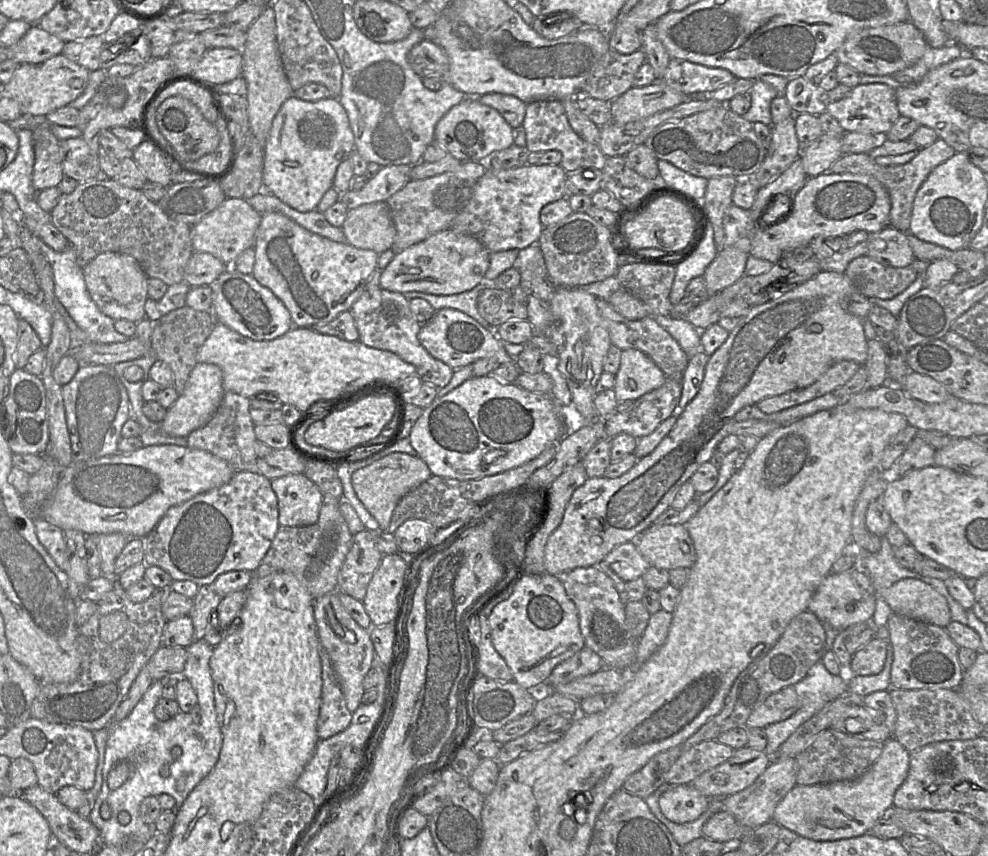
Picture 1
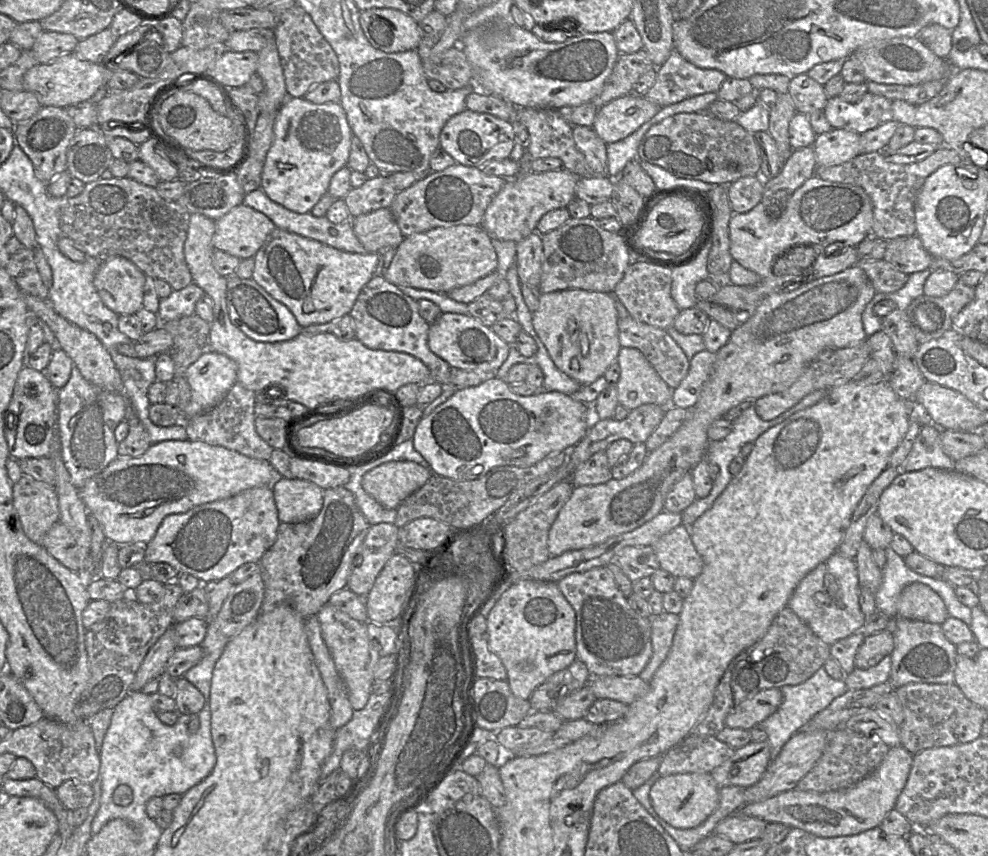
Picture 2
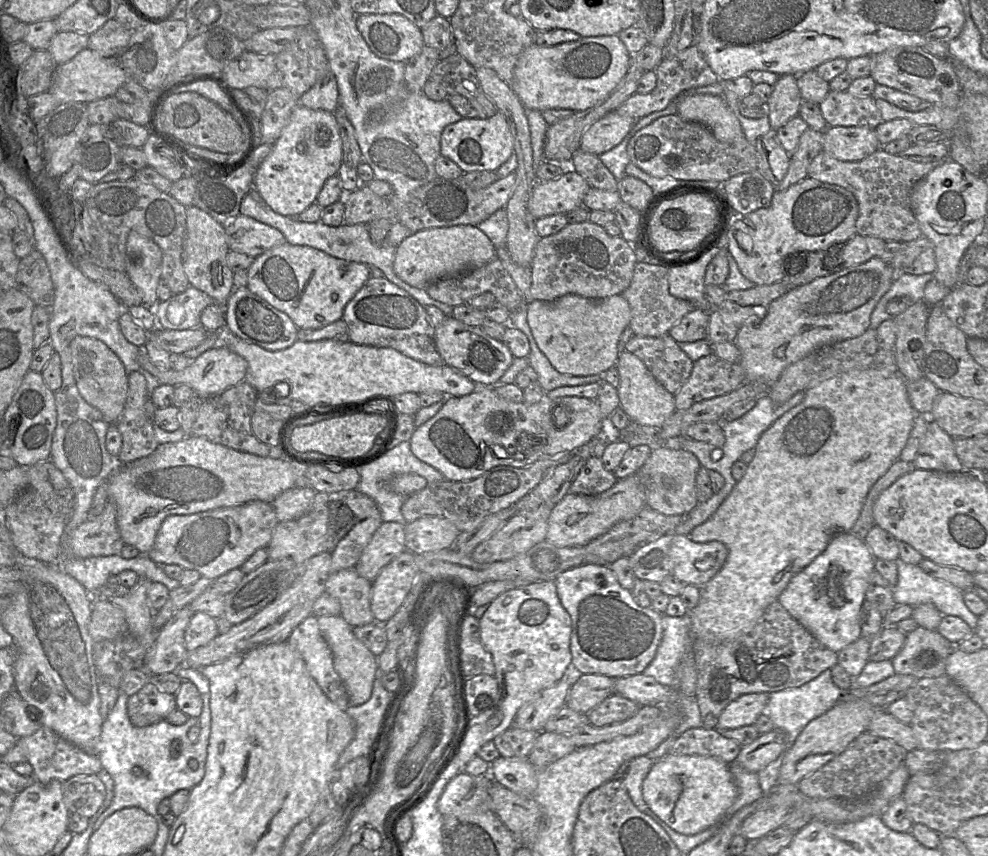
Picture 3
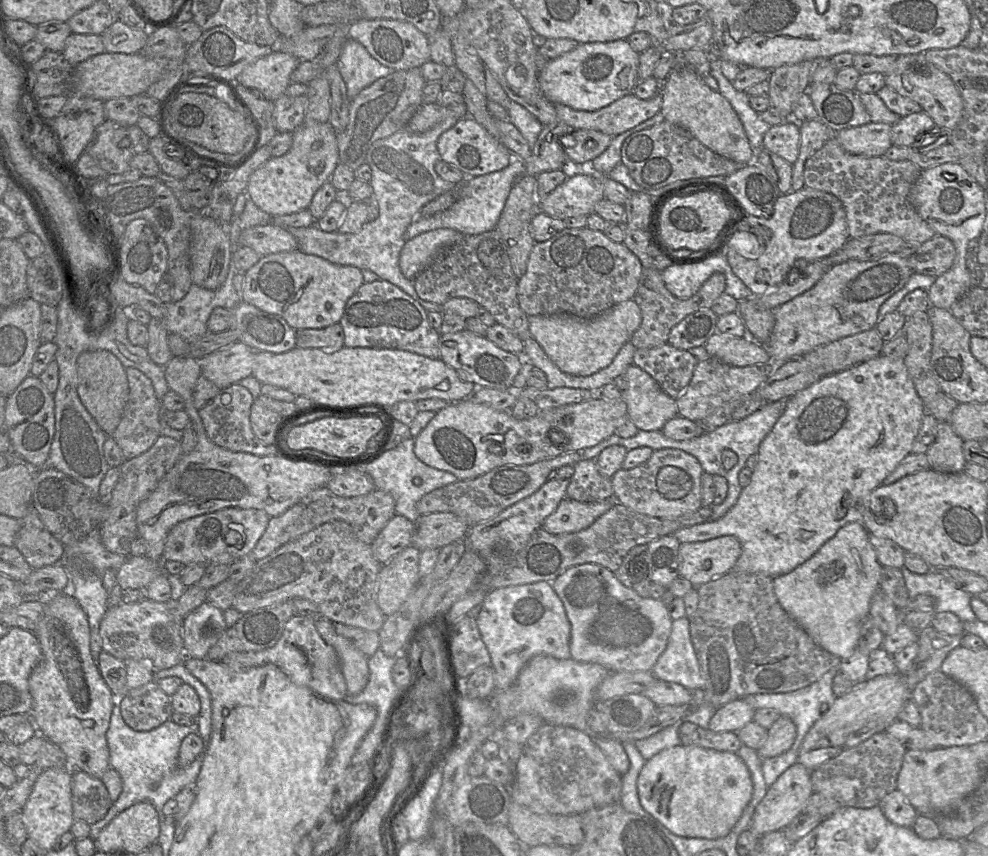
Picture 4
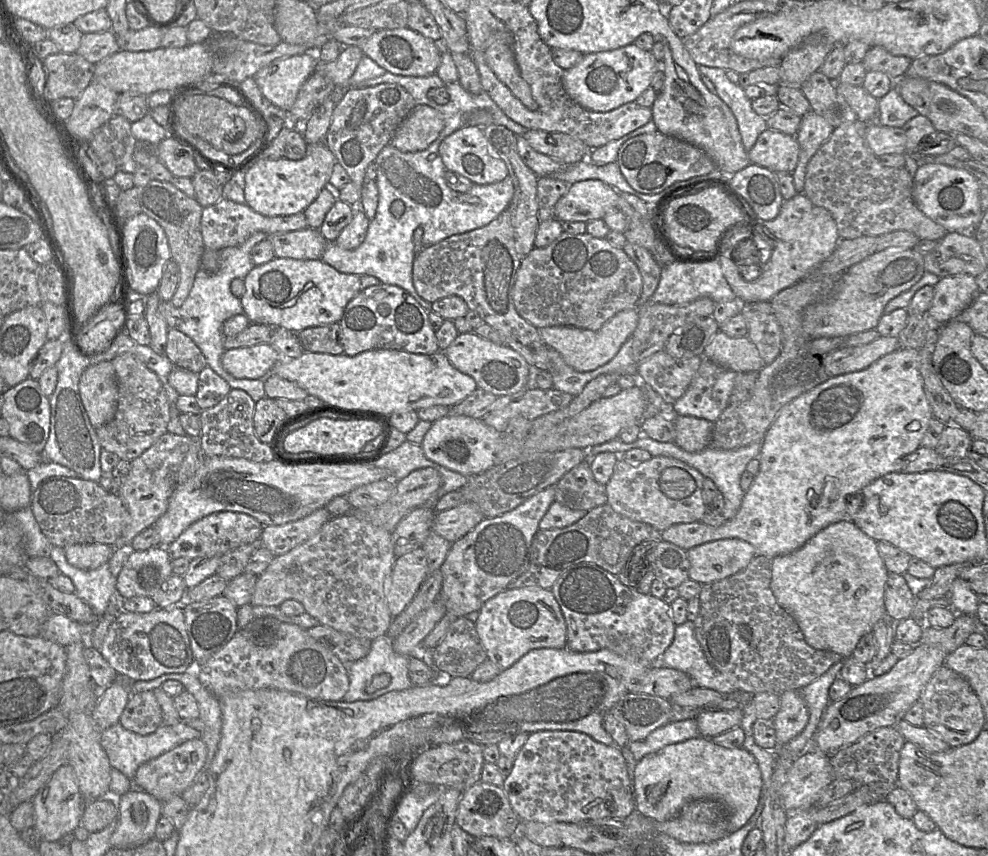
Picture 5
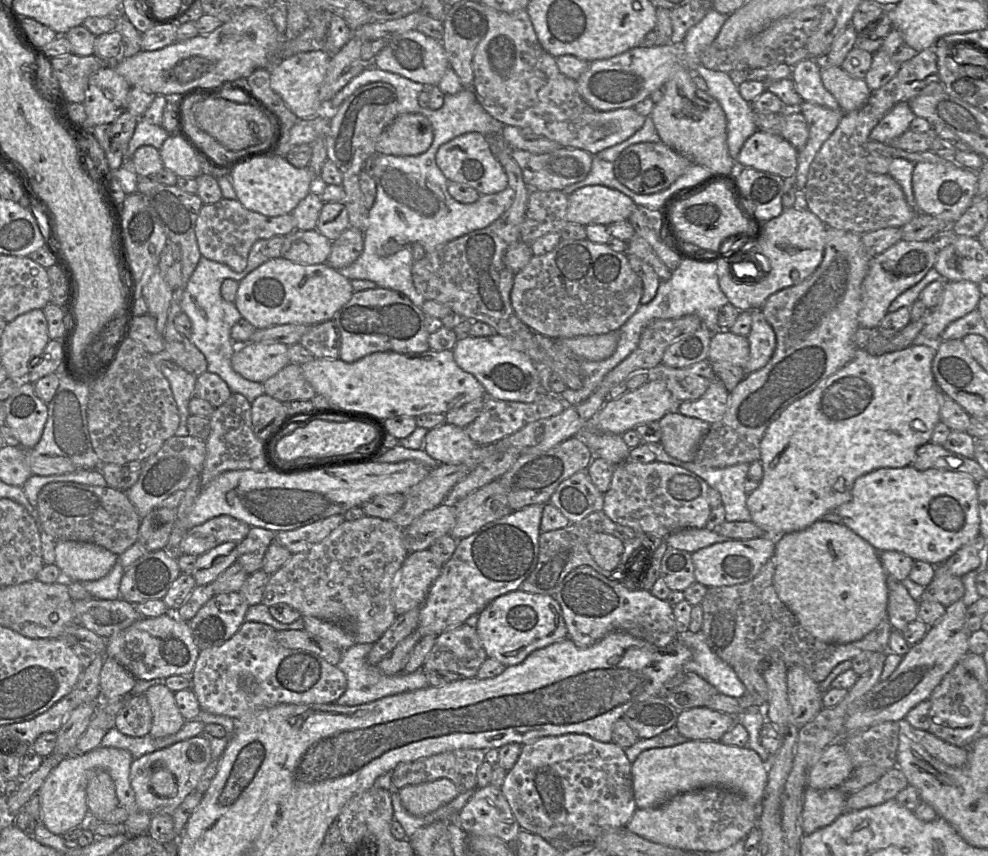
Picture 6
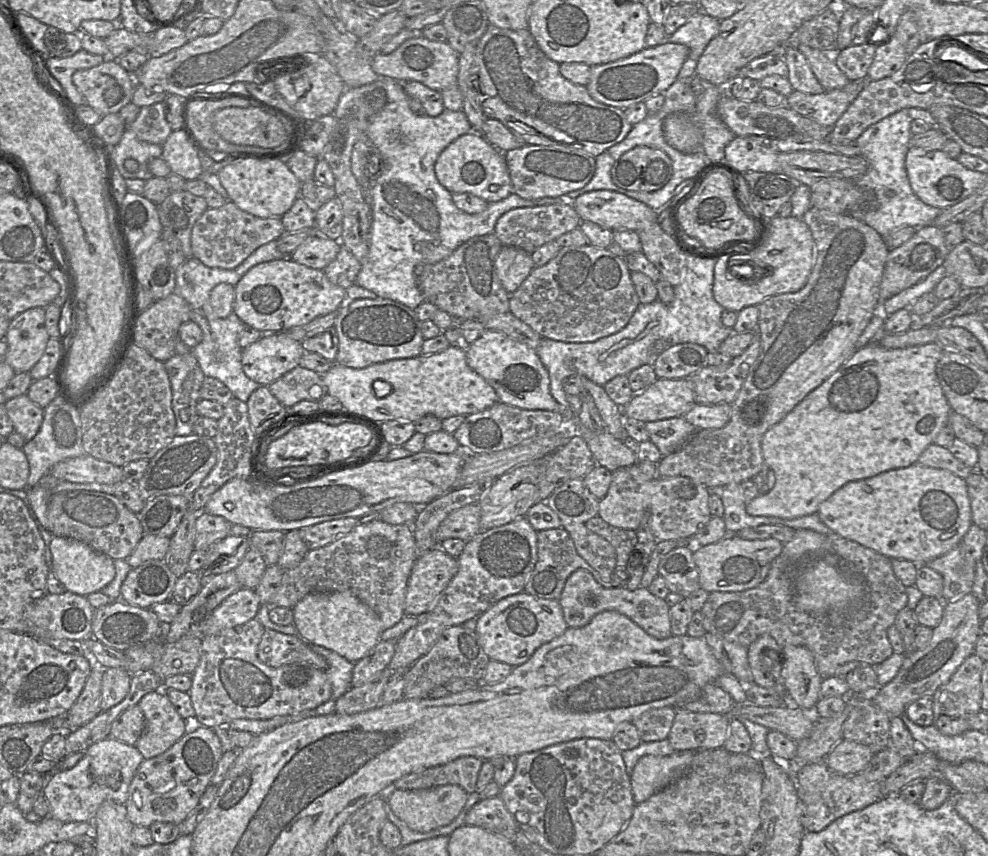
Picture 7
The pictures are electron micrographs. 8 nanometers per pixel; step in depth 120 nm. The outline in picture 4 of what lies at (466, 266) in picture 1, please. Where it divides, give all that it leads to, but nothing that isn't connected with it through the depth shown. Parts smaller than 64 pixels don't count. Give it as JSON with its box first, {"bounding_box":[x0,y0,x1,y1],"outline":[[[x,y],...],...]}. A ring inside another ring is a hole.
{"bounding_box":[399,228,464,281],"outline":[[[439,228],[407,240],[399,256],[402,274],[414,281],[441,250],[458,243],[464,236],[450,228]]]}

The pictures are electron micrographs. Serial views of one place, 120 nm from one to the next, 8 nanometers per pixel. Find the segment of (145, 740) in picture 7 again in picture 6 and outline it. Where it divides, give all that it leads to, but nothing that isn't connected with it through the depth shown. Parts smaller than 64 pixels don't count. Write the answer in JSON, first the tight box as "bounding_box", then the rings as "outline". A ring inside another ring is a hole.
{"bounding_box":[145,684,185,738],"outline":[[[164,684],[151,686],[145,693],[151,707],[153,720],[148,735],[162,738],[177,733],[185,724],[174,697],[174,692]]]}

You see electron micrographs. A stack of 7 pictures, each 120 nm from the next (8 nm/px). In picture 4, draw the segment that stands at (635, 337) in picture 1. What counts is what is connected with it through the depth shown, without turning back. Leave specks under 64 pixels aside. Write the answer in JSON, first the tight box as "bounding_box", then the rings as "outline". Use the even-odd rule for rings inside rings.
{"bounding_box":[633,343,698,399],"outline":[[[668,343],[650,349],[636,349],[633,364],[647,372],[670,397],[677,399],[689,385],[698,360],[686,350]]]}

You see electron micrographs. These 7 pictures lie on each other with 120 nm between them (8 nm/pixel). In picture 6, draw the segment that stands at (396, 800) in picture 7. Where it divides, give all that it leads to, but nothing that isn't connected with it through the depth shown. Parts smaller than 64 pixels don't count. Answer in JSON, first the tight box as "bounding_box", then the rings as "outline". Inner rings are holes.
{"bounding_box":[398,778,460,817],"outline":[[[446,778],[407,785],[398,790],[403,807],[413,816],[423,817],[453,801],[460,793]]]}

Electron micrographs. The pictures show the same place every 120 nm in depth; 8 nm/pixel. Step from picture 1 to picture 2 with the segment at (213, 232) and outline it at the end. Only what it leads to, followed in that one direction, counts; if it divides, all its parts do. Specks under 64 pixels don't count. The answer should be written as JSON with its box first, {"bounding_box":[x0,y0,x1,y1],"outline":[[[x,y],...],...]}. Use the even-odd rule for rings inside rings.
{"bounding_box":[212,203,275,259],"outline":[[[241,203],[215,221],[212,245],[239,259],[253,258],[275,228],[266,215]]]}

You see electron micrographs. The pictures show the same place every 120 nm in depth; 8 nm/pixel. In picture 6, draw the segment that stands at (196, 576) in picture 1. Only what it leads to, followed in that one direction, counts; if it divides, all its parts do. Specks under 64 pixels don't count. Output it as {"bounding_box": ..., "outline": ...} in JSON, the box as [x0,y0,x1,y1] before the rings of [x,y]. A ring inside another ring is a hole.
{"bounding_box":[181,515,249,556],"outline":[[[220,515],[188,530],[181,541],[181,552],[200,556],[225,542],[240,543],[249,530],[245,522]]]}

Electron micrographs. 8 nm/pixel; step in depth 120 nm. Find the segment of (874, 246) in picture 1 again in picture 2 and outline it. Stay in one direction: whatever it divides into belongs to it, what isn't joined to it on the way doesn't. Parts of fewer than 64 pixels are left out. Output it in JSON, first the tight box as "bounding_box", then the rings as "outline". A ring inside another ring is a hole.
{"bounding_box":[883,235,932,275],"outline":[[[917,235],[902,236],[886,240],[883,260],[907,275],[928,269],[932,256],[924,248]]]}

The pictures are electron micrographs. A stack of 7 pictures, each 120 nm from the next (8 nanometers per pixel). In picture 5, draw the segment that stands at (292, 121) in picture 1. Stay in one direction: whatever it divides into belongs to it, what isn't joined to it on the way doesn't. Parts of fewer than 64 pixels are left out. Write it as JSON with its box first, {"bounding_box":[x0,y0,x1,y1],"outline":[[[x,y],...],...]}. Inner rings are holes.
{"bounding_box":[243,142,336,216],"outline":[[[325,142],[308,144],[305,156],[300,160],[289,160],[284,157],[278,159],[260,159],[243,173],[243,191],[245,204],[253,211],[266,216],[289,216],[304,212],[323,189],[331,176],[336,158]]]}

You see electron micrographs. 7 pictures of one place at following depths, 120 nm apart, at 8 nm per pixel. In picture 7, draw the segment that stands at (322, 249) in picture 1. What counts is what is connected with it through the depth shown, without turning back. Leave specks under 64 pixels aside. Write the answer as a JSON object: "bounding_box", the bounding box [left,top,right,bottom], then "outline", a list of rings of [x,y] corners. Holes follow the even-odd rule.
{"bounding_box":[233,258,346,334],"outline":[[[290,258],[259,263],[235,287],[233,312],[243,323],[263,334],[287,331],[331,312],[346,302],[346,289],[332,284],[323,270],[309,268]]]}

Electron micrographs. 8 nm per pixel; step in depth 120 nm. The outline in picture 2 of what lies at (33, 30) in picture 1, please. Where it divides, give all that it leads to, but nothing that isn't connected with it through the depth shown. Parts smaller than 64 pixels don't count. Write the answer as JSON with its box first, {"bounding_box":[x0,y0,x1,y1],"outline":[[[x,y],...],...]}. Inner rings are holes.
{"bounding_box":[32,31,79,64],"outline":[[[42,31],[32,46],[38,64],[47,64],[74,52],[79,39],[69,33]]]}

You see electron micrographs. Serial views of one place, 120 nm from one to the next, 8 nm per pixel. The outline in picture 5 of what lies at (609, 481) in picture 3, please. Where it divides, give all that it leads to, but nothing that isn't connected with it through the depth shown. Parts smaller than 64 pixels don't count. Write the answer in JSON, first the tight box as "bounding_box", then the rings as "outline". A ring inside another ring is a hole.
{"bounding_box":[555,460,607,511],"outline":[[[589,460],[572,468],[558,481],[555,501],[569,509],[583,511],[607,503],[606,487],[594,479]]]}

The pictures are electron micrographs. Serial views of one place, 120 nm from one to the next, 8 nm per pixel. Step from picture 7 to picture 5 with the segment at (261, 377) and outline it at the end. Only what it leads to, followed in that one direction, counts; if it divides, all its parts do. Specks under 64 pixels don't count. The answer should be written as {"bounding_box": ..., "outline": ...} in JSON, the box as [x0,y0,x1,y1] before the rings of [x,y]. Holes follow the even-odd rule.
{"bounding_box":[223,344,281,379],"outline":[[[270,344],[225,350],[223,368],[238,379],[264,379],[281,358]]]}

